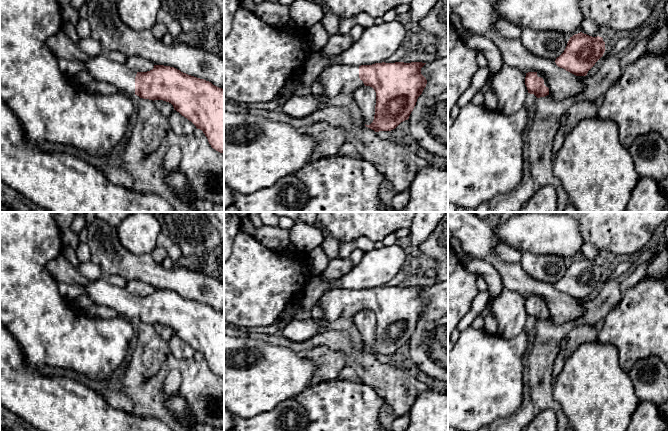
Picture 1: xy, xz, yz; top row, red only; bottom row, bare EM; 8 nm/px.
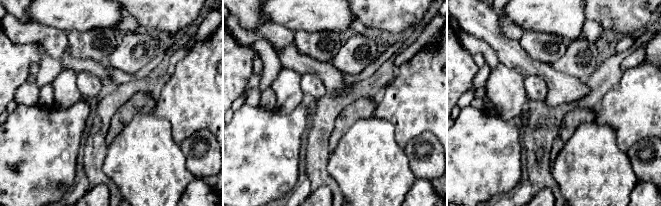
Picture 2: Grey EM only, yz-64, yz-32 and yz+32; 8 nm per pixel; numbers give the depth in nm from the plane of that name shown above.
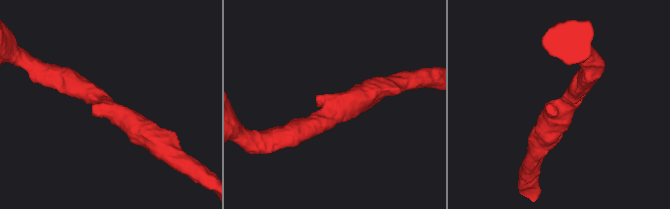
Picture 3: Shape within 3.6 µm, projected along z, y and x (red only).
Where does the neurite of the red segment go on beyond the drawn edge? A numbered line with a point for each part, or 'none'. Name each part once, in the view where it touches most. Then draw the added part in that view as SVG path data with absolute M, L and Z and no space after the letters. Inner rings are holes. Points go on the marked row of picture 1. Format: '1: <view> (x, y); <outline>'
1: xy (102, 68); M107 53L99 56L88 56L81 63L96 81L110 84L128 96L135 95L135 77L137 72L126 64L112 61Z

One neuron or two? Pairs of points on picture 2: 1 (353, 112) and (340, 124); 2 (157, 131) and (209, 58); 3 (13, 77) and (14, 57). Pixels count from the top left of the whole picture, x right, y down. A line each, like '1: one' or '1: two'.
1: one
2: two
3: one

